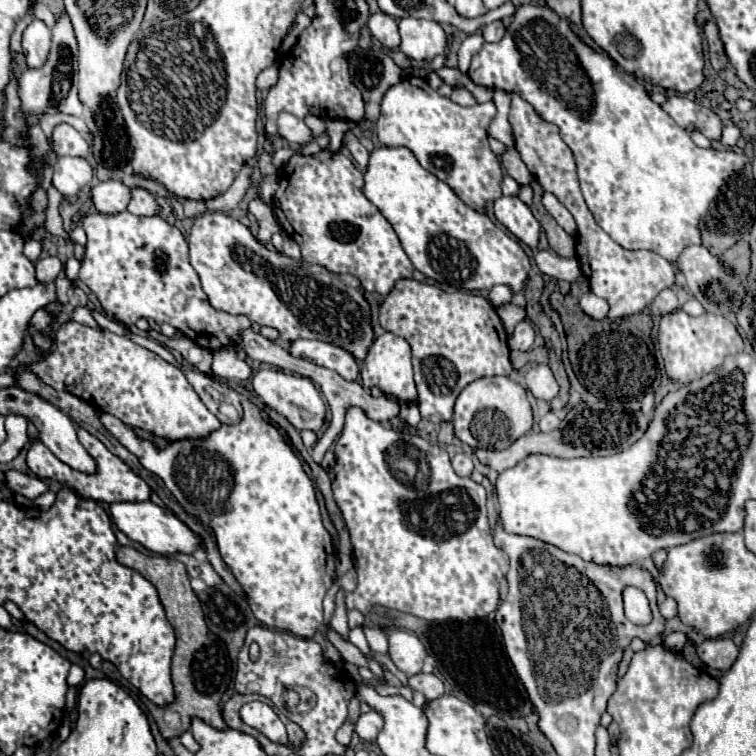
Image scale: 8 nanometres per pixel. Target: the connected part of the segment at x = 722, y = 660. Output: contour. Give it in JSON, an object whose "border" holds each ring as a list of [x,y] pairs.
{"border":[[[724,637],[706,639],[704,643],[698,645],[696,651],[706,667],[720,671],[728,671],[738,657],[738,647],[732,643],[732,639],[724,639]]]}

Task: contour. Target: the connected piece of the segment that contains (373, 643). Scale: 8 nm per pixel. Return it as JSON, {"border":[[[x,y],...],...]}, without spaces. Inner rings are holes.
{"border":[[[364,625],[364,635],[366,635],[366,641],[374,653],[388,653],[388,639],[382,629]]]}

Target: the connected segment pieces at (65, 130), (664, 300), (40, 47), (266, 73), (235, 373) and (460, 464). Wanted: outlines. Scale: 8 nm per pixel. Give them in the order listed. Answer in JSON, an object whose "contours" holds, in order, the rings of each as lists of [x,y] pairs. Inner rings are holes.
{"contours":[[[[58,123],[54,127],[54,151],[58,157],[62,155],[74,155],[74,157],[86,157],[90,151],[90,145],[86,139],[68,123]]],[[[674,289],[660,291],[660,295],[652,301],[650,309],[652,309],[652,315],[666,315],[666,313],[676,311],[678,309],[678,299],[676,299]]],[[[34,19],[26,27],[26,31],[22,35],[22,53],[26,57],[28,69],[36,69],[46,63],[48,51],[50,51],[50,41],[52,41],[52,33],[42,21]]],[[[270,65],[268,69],[264,69],[264,71],[258,75],[256,87],[258,87],[260,91],[268,91],[276,81],[278,81],[278,65]]],[[[220,347],[214,353],[214,363],[212,363],[212,373],[222,379],[232,379],[232,381],[246,381],[252,375],[250,365],[238,357],[236,347]]],[[[464,453],[452,457],[452,467],[454,467],[454,471],[456,471],[460,477],[470,477],[470,473],[472,473],[472,469],[474,469],[472,459],[470,459],[468,455],[464,455]]]]}

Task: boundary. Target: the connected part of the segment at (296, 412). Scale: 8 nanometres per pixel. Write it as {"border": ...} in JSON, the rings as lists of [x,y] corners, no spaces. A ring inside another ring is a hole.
{"border":[[[258,371],[254,375],[254,391],[256,395],[276,413],[284,415],[296,429],[310,429],[320,431],[326,419],[326,405],[320,397],[320,391],[314,387],[314,383],[308,377],[296,375],[296,373],[284,373],[284,371]]]}

